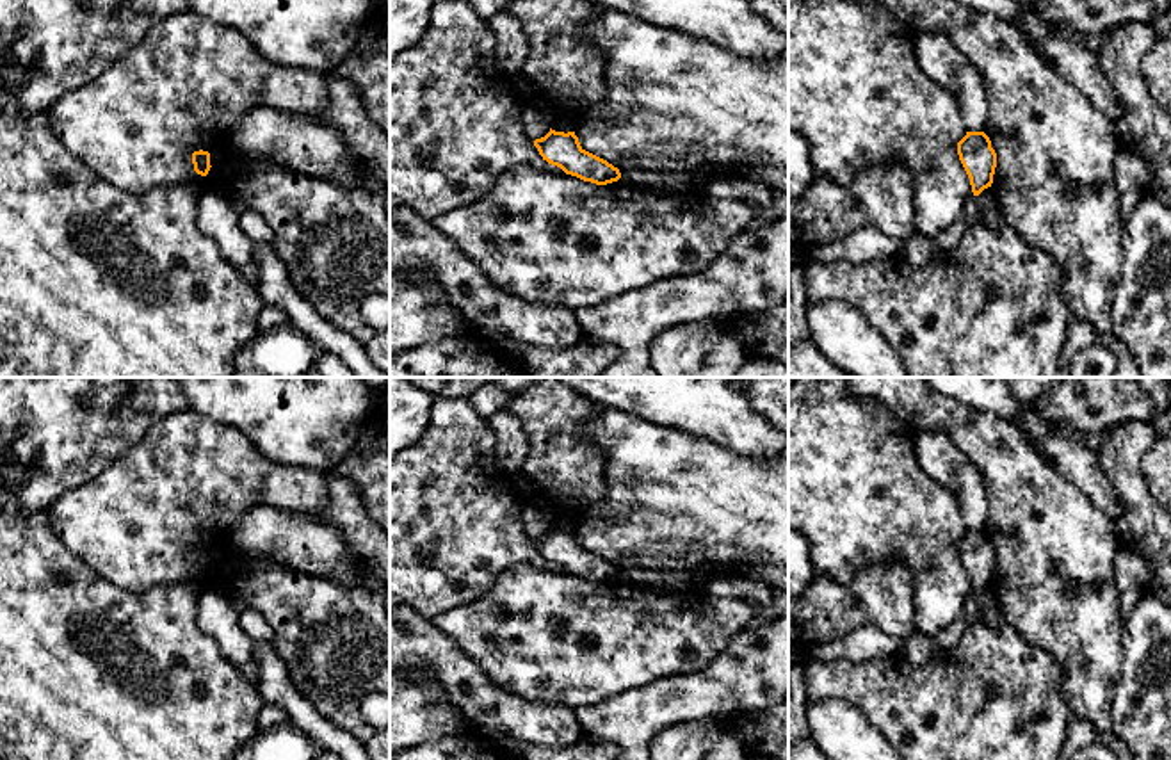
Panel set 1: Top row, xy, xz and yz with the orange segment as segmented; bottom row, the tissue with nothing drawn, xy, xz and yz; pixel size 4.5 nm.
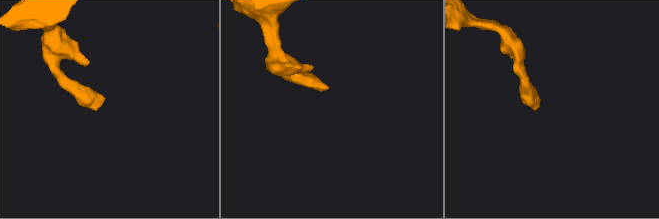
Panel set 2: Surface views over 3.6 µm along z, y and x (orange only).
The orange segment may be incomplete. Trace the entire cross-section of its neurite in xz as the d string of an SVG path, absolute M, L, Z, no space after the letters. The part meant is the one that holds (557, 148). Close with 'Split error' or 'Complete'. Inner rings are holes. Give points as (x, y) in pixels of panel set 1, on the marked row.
M550 128L545 137L534 141L534 146L543 160L584 182L607 185L621 178L618 167L586 151L575 132L564 133Z. Complete

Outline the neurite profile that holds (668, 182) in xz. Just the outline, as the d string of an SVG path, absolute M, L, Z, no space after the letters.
M699 167L694 171L642 171L630 169L621 174L621 182L632 187L642 187L646 190L662 194L689 194L712 178L726 176L715 167Z

